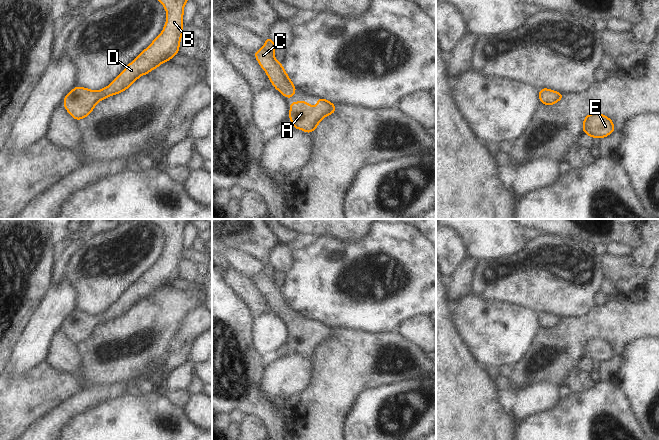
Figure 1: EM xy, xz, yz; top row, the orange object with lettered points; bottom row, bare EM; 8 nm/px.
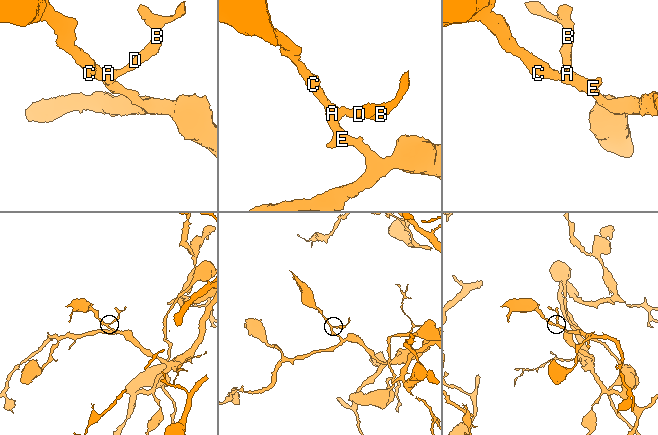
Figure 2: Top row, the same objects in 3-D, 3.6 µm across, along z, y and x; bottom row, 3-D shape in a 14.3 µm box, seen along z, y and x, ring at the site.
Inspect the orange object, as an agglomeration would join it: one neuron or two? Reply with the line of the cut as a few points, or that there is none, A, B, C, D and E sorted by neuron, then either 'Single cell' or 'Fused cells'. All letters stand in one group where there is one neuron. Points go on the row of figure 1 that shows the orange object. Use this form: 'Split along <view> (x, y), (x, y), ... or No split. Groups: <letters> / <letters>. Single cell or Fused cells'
No split. Groups: A B C D E. Single cell

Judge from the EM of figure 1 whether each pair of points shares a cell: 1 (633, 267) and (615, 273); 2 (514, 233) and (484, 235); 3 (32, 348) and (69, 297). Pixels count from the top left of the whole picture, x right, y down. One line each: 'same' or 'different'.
1: same
2: same
3: same

